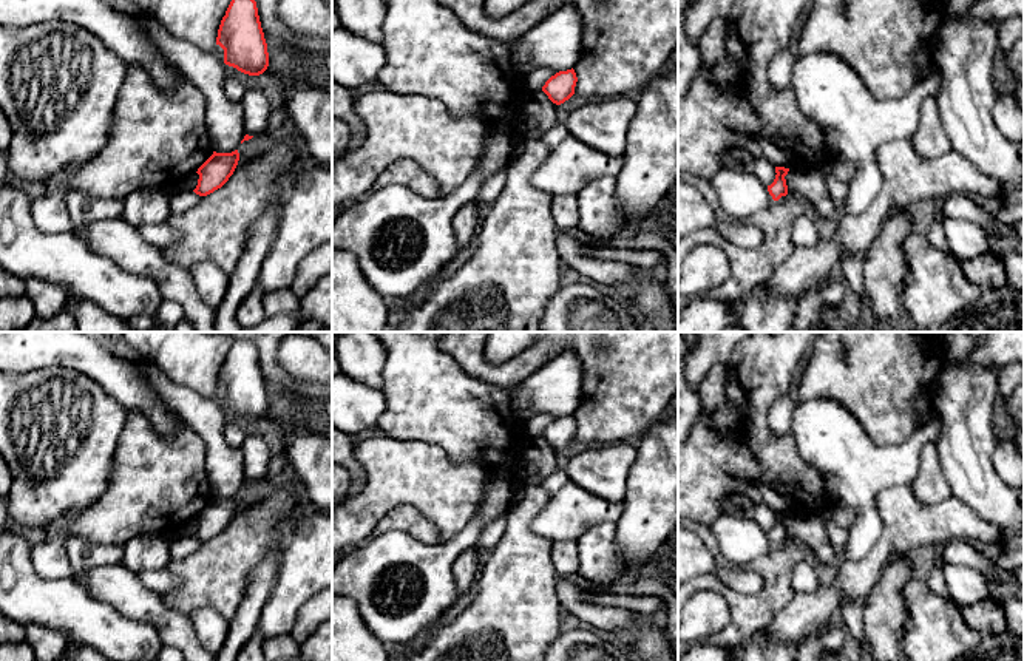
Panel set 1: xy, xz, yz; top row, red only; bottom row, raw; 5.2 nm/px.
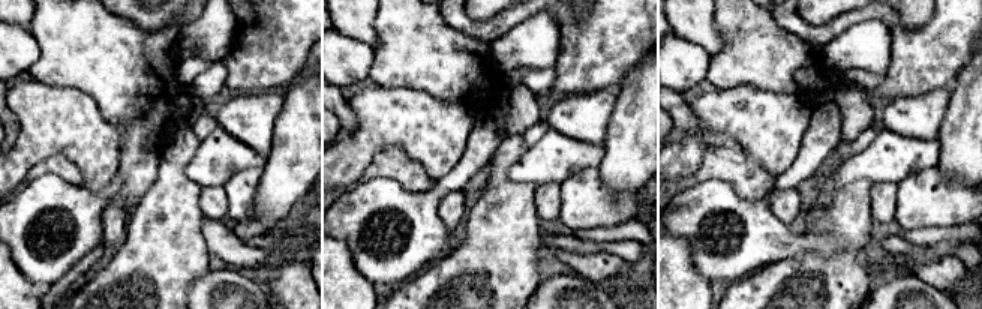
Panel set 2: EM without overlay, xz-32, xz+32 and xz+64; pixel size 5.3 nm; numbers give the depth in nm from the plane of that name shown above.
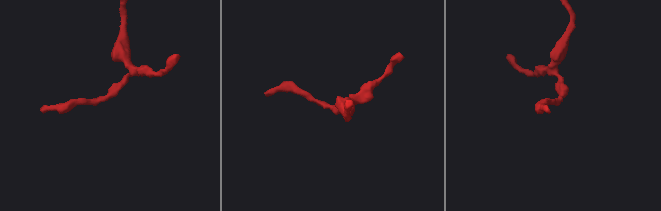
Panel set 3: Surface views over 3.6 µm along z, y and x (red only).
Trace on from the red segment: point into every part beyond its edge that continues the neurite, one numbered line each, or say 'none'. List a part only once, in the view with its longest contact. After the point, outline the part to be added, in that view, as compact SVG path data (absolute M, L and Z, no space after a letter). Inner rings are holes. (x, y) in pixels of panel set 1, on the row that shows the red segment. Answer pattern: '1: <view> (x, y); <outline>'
none

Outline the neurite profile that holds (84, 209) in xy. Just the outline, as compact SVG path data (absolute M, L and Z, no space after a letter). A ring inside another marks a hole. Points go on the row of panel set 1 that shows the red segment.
M70 188L66 210L71 219L71 232L82 236L91 224L122 219L124 199L94 198L90 193Z

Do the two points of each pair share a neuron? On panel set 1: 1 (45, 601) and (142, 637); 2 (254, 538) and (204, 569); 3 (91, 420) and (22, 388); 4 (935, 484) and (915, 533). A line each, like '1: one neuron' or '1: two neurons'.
1: one neuron
2: one neuron
3: one neuron
4: two neurons

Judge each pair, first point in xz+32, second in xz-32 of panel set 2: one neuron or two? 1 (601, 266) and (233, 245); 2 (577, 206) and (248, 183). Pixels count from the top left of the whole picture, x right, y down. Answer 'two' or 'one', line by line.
1: one
2: one

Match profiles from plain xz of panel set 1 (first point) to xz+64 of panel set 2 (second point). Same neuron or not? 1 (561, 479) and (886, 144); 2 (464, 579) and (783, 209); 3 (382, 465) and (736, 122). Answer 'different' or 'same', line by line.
1: different
2: same
3: same

